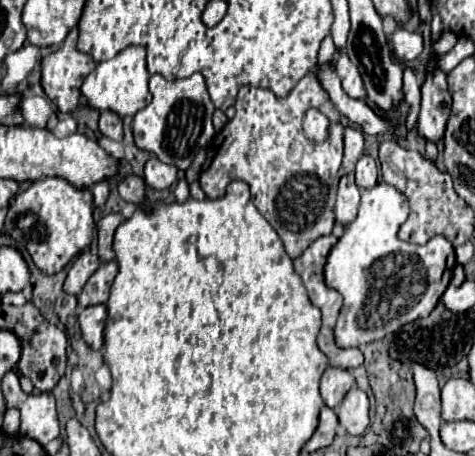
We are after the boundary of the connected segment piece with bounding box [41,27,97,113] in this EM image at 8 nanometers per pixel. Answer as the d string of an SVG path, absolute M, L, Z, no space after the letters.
M73 27L63 41L63 47L47 55L43 67L43 91L59 107L61 113L73 113L81 99L85 77L97 67L93 57L77 51L79 31Z

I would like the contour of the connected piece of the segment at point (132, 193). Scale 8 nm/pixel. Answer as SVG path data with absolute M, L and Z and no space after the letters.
M129 175L129 177L125 177L125 179L119 181L117 189L119 189L121 199L125 199L125 201L131 201L135 205L143 205L145 203L143 201L145 199L145 183L143 183L141 177Z

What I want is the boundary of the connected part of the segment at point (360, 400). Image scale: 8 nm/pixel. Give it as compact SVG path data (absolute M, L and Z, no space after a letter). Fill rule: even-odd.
M353 387L343 403L335 409L337 417L339 417L339 425L345 427L347 433L351 435L363 435L363 431L369 425L369 399L365 395L365 391Z

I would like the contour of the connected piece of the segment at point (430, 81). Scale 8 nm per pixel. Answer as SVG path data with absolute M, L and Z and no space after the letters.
M433 71L425 77L421 87L421 113L417 121L417 135L425 141L443 141L447 119L451 115L451 95L443 71Z

